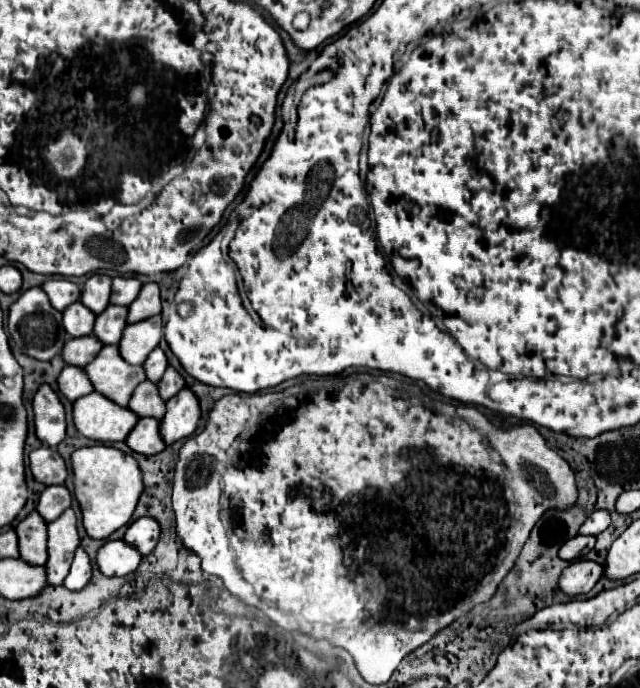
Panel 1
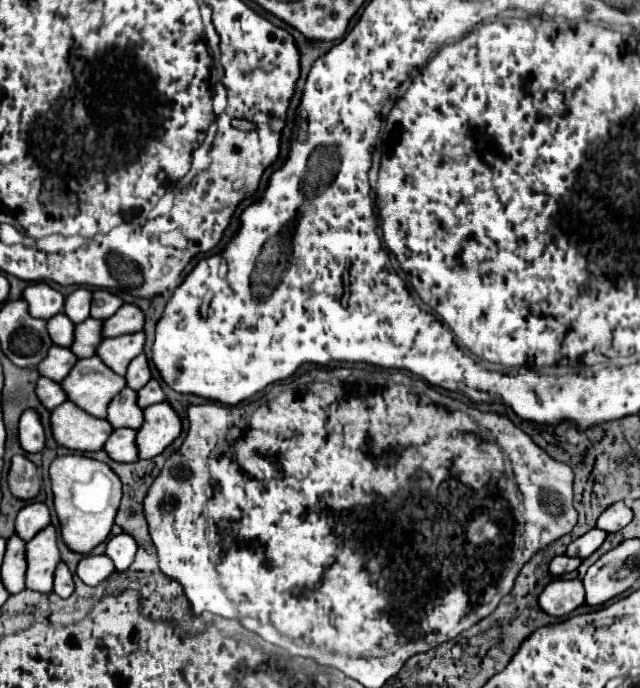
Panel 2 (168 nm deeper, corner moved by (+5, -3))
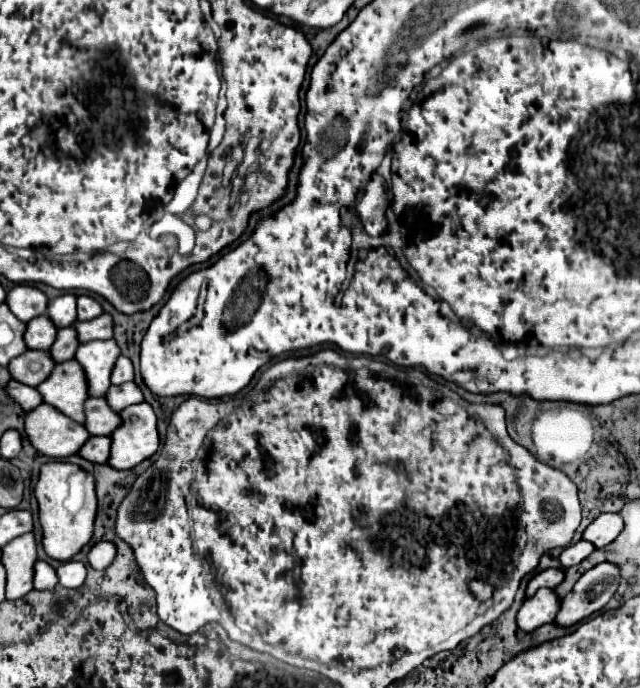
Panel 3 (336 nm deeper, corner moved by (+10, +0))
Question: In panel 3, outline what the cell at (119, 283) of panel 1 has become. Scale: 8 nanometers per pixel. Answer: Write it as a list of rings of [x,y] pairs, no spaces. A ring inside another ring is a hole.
[[[79,296],[77,298],[77,320],[93,320],[103,312],[101,304],[93,300],[91,296]]]

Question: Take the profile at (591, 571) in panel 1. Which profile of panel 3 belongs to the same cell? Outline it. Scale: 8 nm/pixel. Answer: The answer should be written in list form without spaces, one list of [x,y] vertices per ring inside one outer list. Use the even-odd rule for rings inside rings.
[[[537,590],[533,598],[527,598],[517,612],[517,628],[523,632],[533,632],[543,624],[551,624],[557,614],[559,602],[553,590]]]

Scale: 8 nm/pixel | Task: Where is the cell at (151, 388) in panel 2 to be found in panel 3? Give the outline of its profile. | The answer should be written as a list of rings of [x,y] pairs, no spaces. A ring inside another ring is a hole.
[[[125,382],[121,386],[109,386],[109,390],[105,392],[105,400],[113,410],[119,412],[131,404],[143,402],[143,394],[135,386],[135,382]]]

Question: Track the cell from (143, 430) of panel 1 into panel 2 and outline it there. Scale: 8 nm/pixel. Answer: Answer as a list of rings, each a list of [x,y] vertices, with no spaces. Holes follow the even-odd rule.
[[[116,429],[110,435],[110,441],[104,445],[104,449],[114,461],[122,461],[122,463],[138,461],[136,431],[134,429]]]

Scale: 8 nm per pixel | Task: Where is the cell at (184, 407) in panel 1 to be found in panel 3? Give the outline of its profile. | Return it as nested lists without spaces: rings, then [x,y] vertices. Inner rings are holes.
[[[147,402],[133,404],[119,412],[121,426],[113,430],[107,464],[115,470],[131,470],[159,448],[157,418]]]

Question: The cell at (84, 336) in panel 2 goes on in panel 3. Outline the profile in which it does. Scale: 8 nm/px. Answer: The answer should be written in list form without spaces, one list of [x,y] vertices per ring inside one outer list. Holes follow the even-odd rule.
[[[73,326],[61,328],[57,332],[57,338],[55,338],[49,354],[51,354],[53,362],[57,362],[57,364],[59,362],[67,362],[67,360],[73,358],[77,346],[79,346],[79,342],[77,342],[77,332],[73,330]]]

